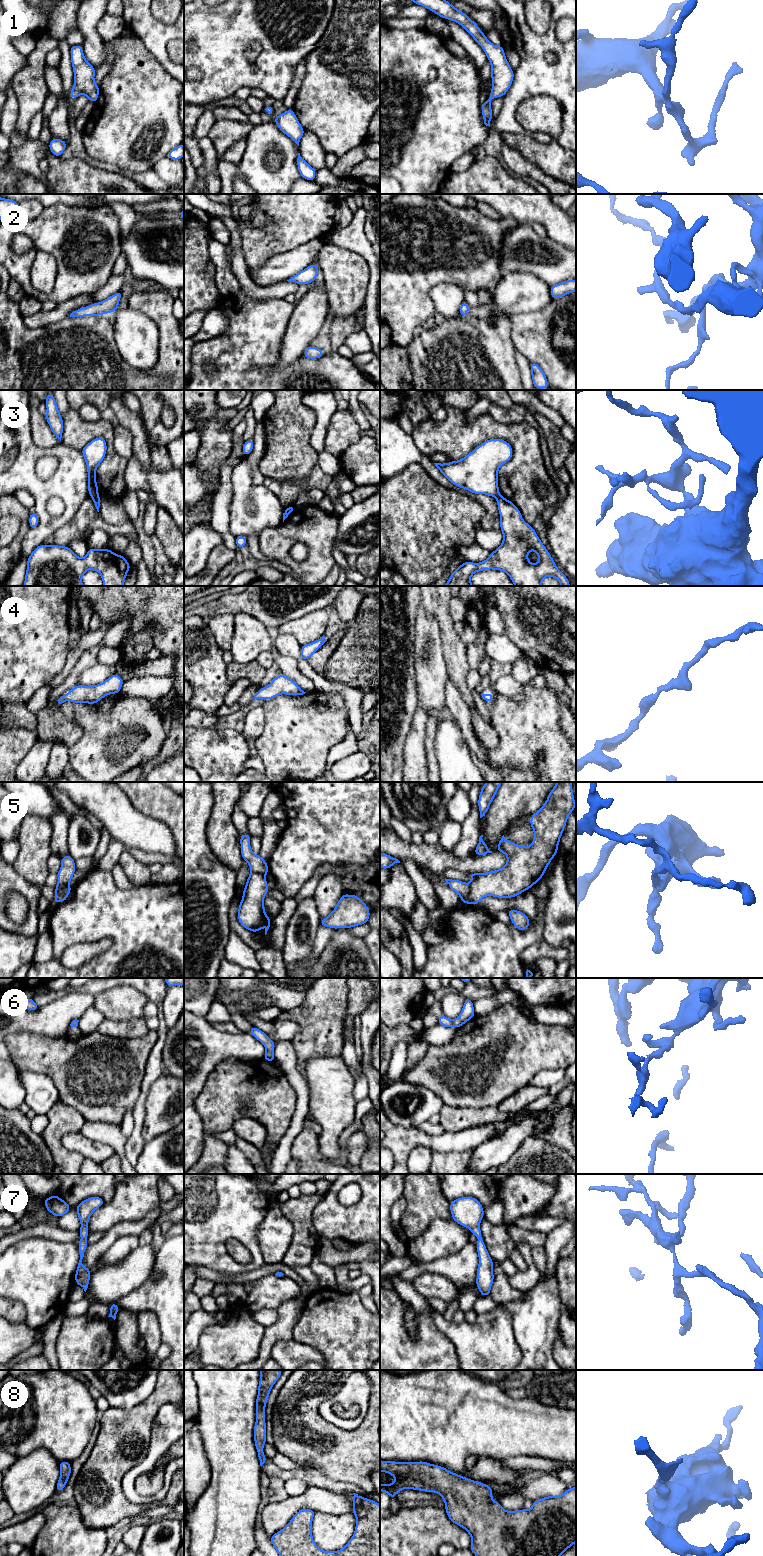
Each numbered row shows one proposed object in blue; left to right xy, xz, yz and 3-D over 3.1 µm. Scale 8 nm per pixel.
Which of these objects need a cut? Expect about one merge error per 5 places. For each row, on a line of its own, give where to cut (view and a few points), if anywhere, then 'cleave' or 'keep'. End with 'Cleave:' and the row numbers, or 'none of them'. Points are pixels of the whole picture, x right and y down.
1: cut none; keep
2: cut none; keep
3: cut xy (97, 494), (90, 496); cleave
4: cut none; keep
5: cut xy (68, 884), (59, 891), (60, 901); cleave
6: cut none; keep
7: cut none; keep
8: cut none; keep
Cleave: 3, 5

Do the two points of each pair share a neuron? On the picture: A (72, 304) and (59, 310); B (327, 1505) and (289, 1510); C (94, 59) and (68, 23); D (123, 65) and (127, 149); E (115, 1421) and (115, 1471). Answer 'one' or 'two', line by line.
A: one
B: one
C: two
D: one
E: one

